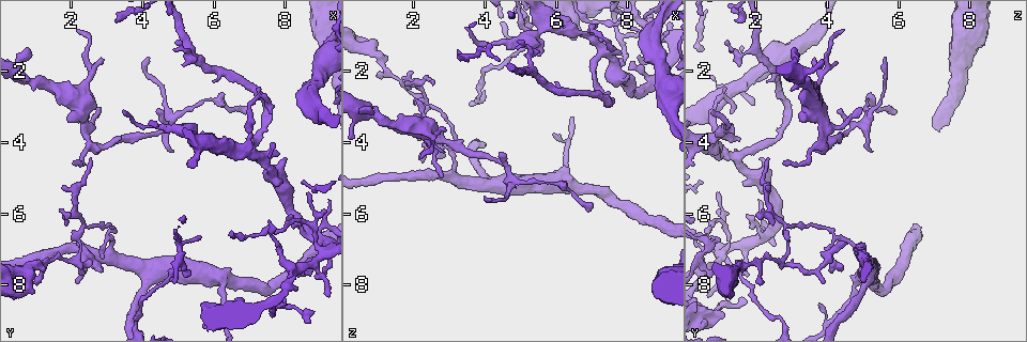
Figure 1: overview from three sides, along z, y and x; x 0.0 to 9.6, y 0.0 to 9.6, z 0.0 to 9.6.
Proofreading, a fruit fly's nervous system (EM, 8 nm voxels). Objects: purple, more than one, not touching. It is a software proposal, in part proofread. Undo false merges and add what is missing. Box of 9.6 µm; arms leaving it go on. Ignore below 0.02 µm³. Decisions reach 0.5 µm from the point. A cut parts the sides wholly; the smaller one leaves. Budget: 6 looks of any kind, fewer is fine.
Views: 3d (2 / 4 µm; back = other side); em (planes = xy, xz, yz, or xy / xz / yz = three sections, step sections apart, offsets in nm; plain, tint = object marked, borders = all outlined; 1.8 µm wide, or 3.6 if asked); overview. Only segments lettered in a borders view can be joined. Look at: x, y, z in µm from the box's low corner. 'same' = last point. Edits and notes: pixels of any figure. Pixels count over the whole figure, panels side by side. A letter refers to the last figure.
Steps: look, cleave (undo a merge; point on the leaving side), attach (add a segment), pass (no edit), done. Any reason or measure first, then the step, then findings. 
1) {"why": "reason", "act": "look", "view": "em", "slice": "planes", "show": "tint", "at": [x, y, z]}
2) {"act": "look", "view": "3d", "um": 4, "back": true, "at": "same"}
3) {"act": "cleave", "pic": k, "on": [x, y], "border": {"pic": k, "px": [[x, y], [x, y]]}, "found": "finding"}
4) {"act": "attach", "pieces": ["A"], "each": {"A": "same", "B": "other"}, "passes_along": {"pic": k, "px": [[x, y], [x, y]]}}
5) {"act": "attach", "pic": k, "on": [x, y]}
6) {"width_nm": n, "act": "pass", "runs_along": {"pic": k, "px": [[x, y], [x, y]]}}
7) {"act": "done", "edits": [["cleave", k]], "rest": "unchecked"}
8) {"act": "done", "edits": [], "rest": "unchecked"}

{"why": "thick turns thin", "act": "look", "view": "em", "slice": "planes", "show": "plain", "at": [2.40, 3.80, 3.90]}

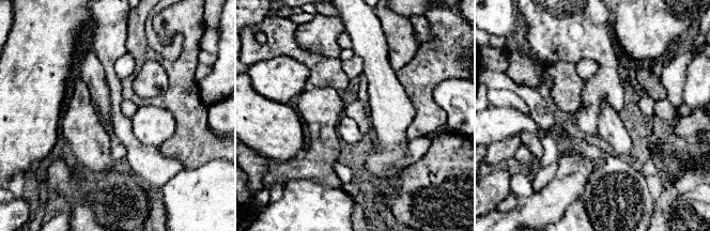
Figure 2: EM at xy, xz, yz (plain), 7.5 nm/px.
{"why": "with the object marked", "act": "look", "view": "em", "slice": "planes", "show": "tint", "at": "same"}

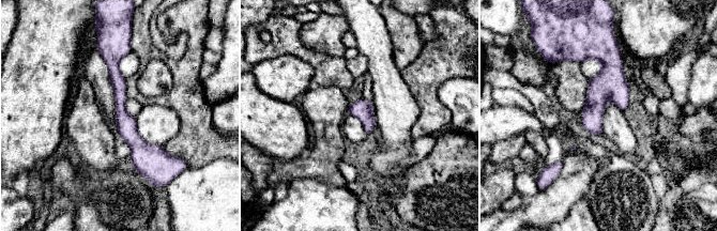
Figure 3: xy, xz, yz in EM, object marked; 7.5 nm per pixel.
{"act": "look", "view": "em", "slice": "planes", "show": "borders", "at": "same"}

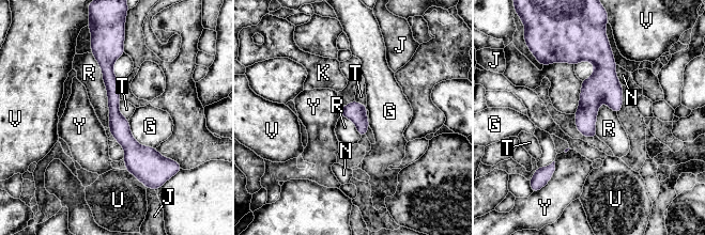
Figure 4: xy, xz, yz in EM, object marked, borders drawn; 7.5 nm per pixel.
{"longest_contact_nm": ["R", 600], "act": "pass", "each": {"G": "other", "J": "other", "K": "other", "N": "other", "R": "other", "T": "other", "U": "other", "V": "other", "Y": "other"}, "runs_along": {"pic": 4, "px": [[108, 55], [113, 113], [140, 176]]}, "found": "one cell here"}

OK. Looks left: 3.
{"why": "tapers out", "act": "look", "view": "em", "slice": "planes", "show": "plain", "at": [1.95, 6.00, 2.05]}

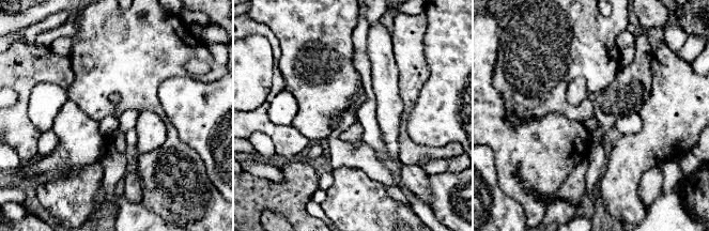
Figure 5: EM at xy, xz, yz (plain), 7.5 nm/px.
{"act": "look", "view": "em", "slice": "planes", "show": "tint", "at": "same"}

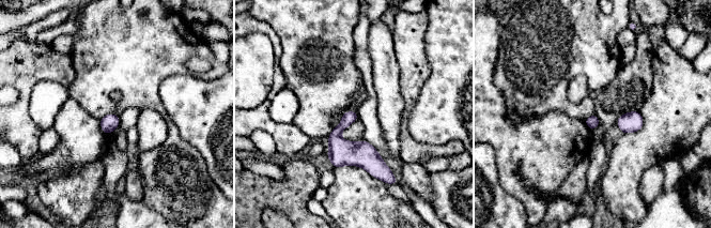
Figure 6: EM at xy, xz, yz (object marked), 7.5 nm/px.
{"why": "what lies round it", "act": "look", "view": "em", "slice": "planes", "show": "borders", "at": "same"}

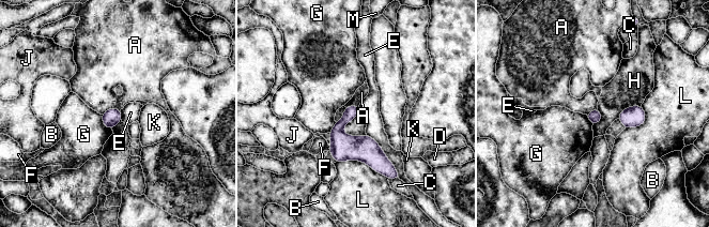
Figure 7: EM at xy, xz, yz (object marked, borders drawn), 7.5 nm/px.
{"act": "pass", "each": {"A": "other", "B": "other", "C": "other", "D": "other", "E": "other", "F": "other", "G": "other", "H": "other", "J": "other", "K": "other", "L": "other", "M": "other"}, "border": {"pic": 7, "px": [[358, 105], [348, 105], [336, 122]]}, "found": "none of them fits"}

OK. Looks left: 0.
{"act": "done", "edits": [], "rest": "unchecked"}

